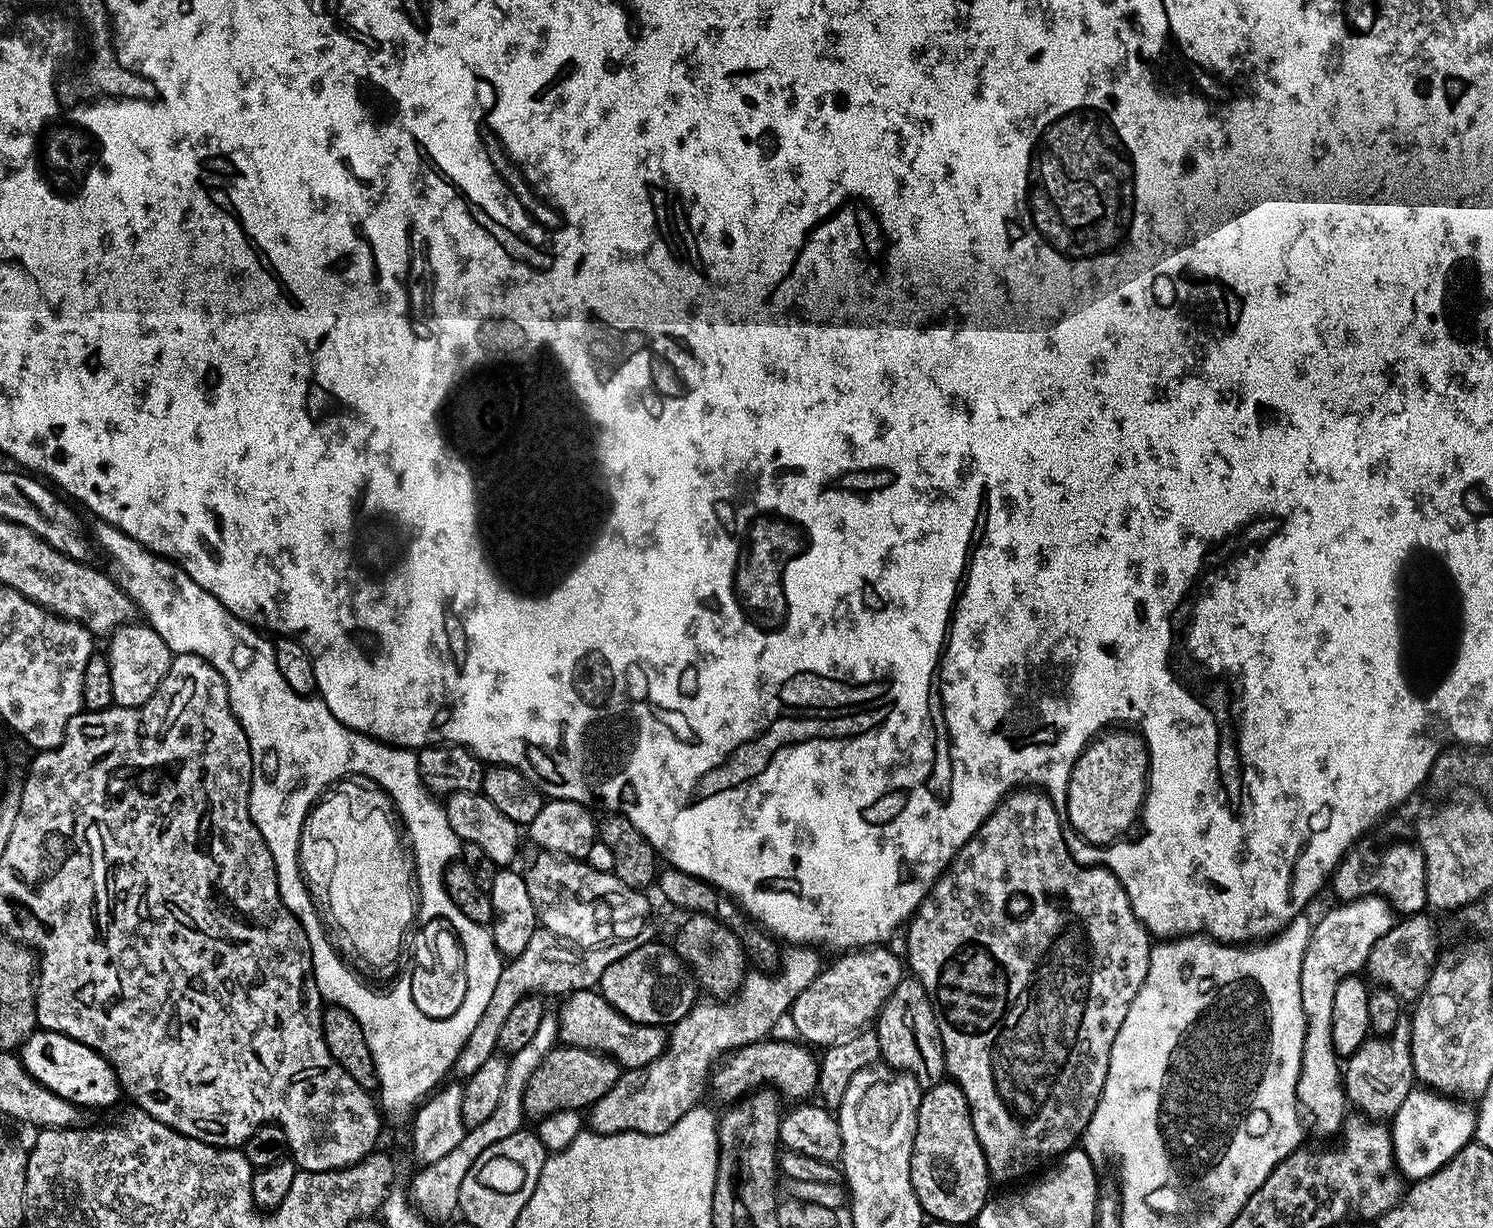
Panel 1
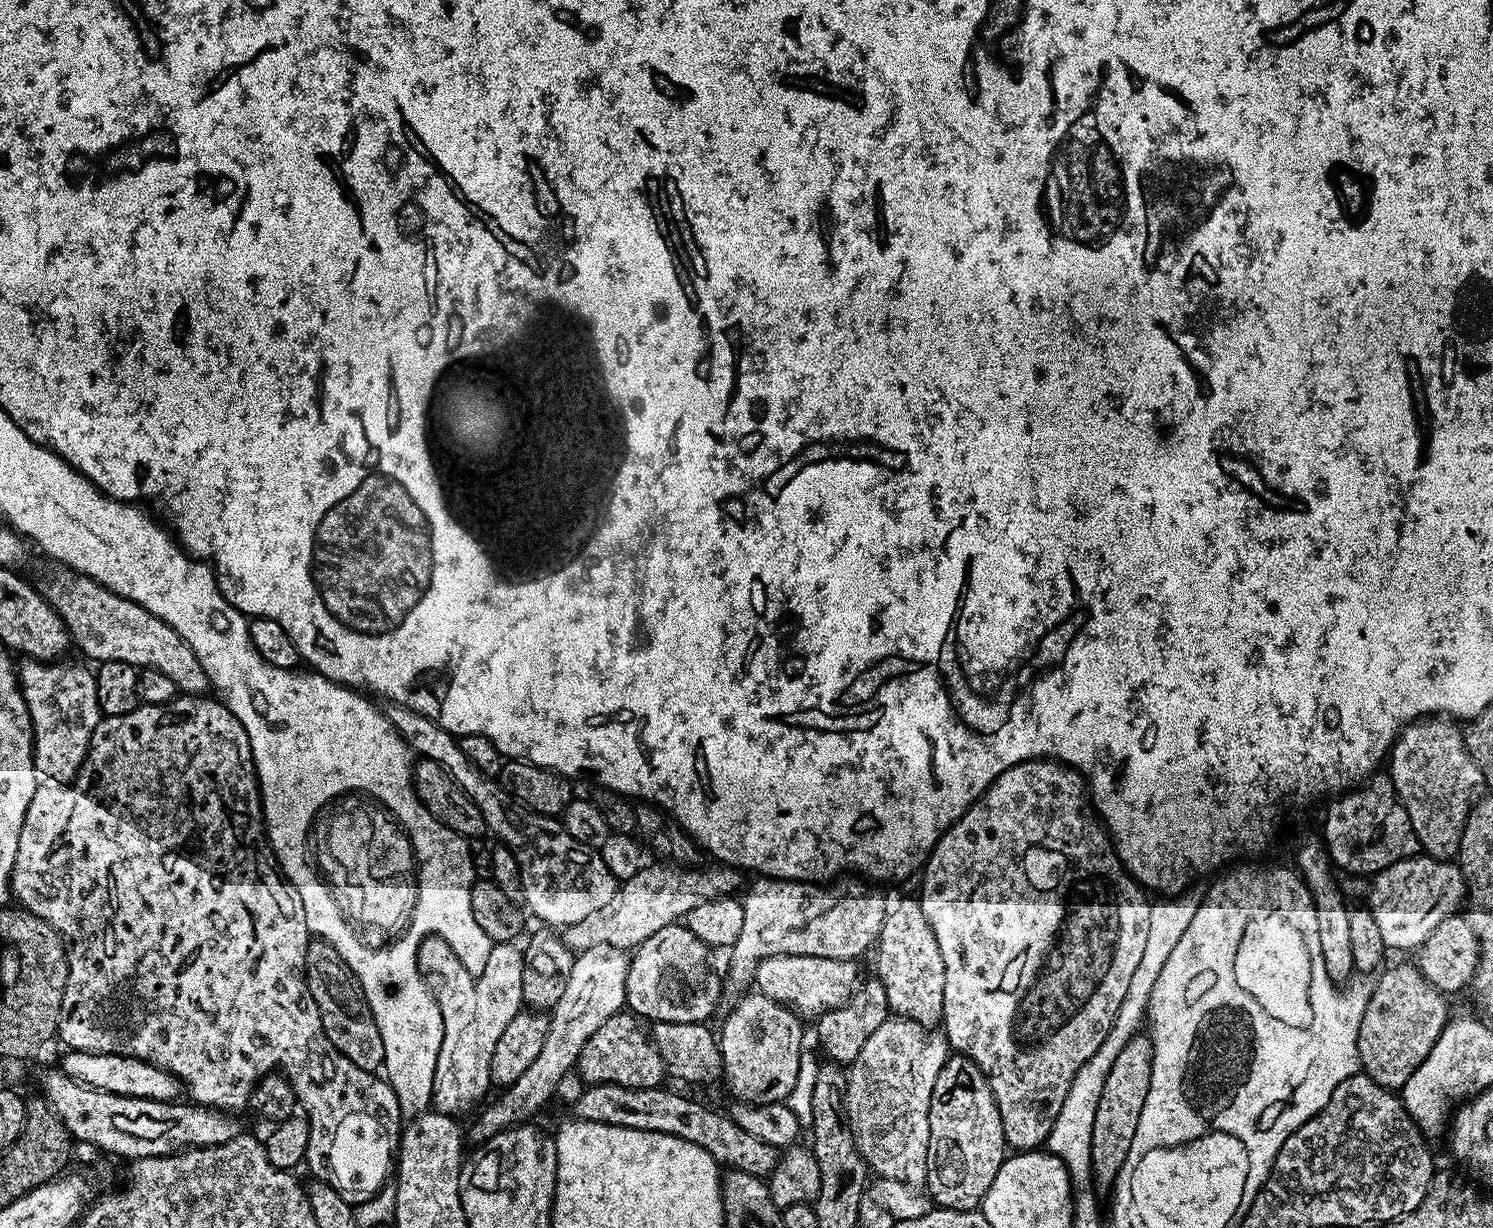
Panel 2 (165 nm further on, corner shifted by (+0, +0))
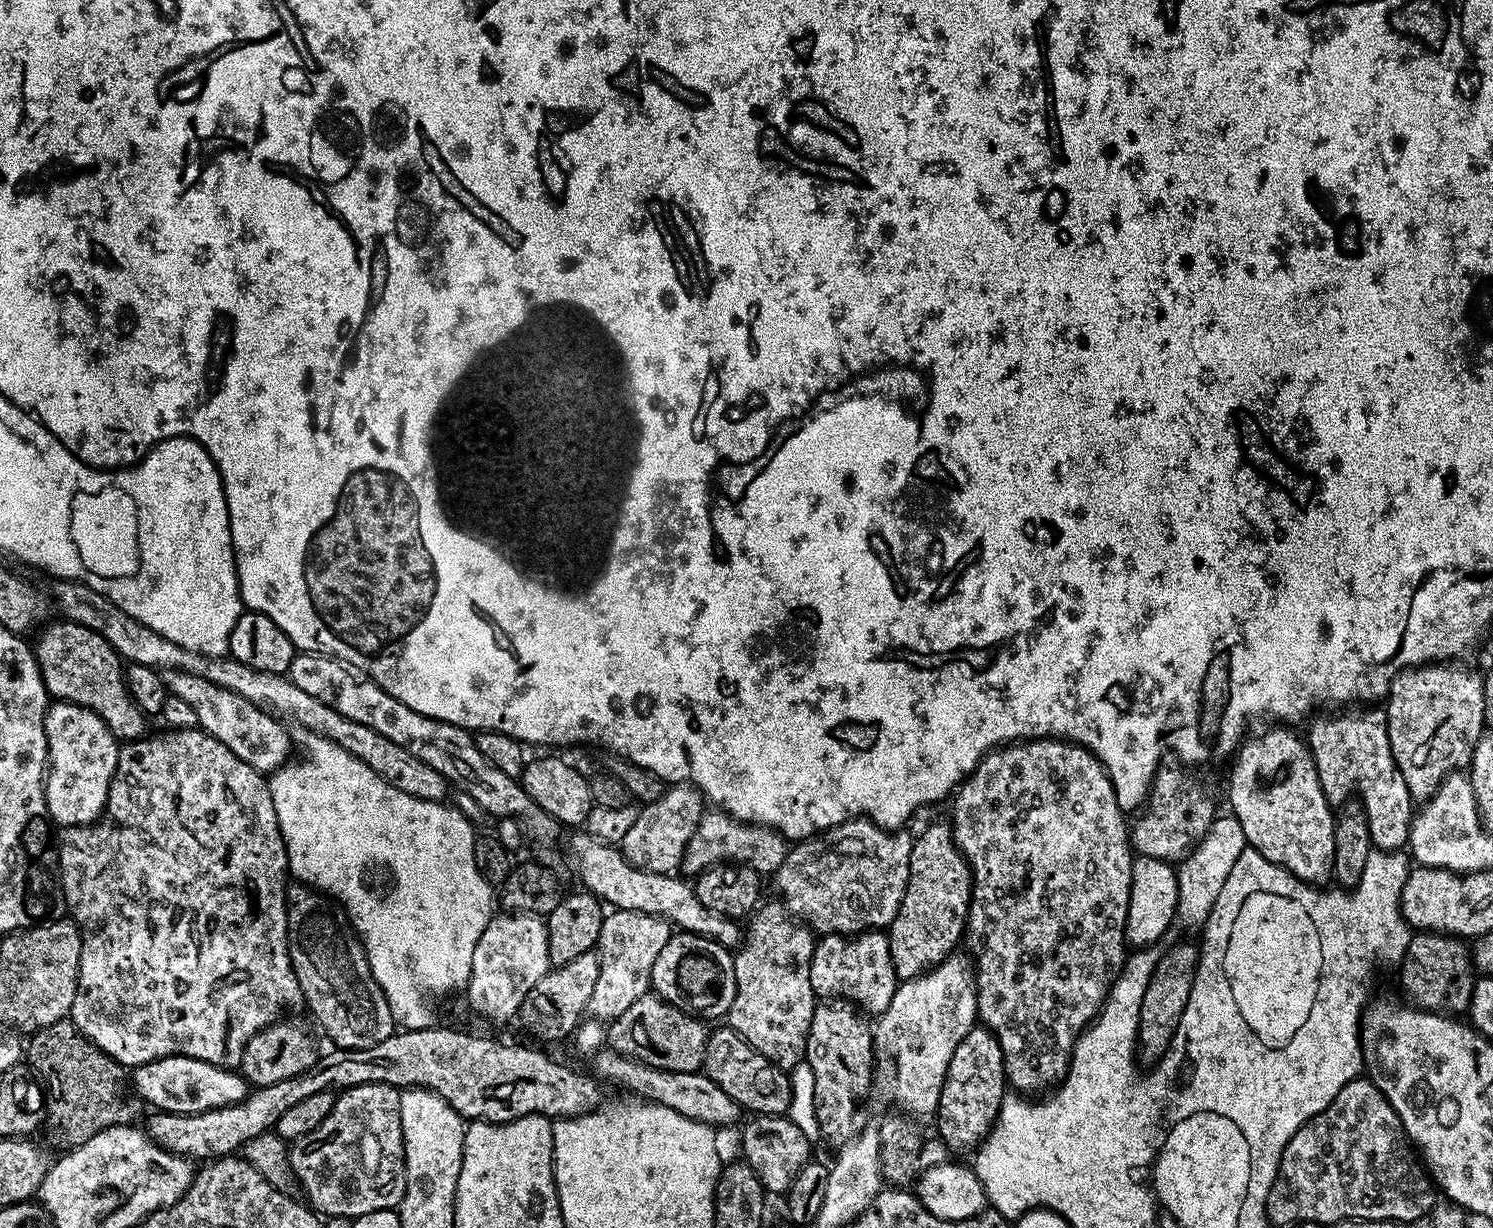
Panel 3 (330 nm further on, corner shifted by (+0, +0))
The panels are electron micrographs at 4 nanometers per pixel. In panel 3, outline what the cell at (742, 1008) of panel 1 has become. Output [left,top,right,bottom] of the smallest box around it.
[774,818,913,937]

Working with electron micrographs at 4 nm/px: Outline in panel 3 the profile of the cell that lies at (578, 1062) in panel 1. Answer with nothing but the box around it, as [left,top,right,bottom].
[606,994,709,1072]

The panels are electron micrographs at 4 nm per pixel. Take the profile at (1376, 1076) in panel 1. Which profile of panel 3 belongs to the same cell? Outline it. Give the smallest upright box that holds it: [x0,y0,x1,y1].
[1400,931,1474,1013]

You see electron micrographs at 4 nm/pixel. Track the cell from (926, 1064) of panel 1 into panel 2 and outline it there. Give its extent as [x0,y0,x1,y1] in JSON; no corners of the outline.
[875,899,946,1029]

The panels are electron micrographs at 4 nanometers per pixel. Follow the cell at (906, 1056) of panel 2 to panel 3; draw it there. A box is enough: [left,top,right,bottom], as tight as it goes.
[874,955,978,1118]

